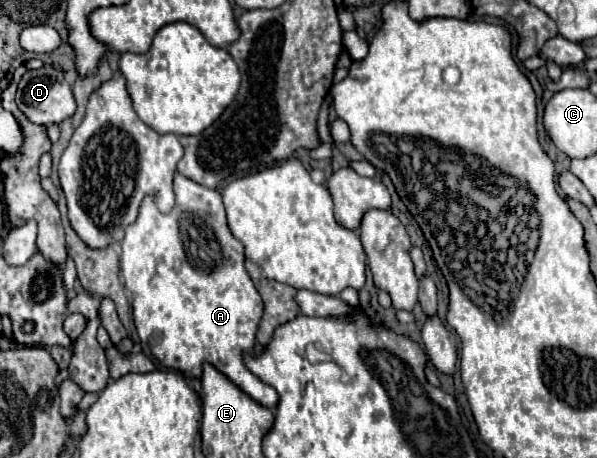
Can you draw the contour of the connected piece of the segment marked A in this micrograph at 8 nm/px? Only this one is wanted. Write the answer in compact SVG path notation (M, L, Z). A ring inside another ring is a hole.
M179 173L175 175L173 189L173 211L169 215L163 215L159 213L157 205L153 205L153 199L145 197L137 221L129 225L129 229L125 229L125 237L121 241L121 275L125 287L131 291L137 335L143 343L149 343L153 357L159 359L165 367L179 371L187 377L201 379L203 363L211 363L253 401L267 409L275 409L279 403L277 391L253 377L253 373L249 373L243 363L243 355L251 355L255 349L255 335L263 315L263 301L245 271L243 245L233 237L227 227L221 193L215 189L207 189Z

